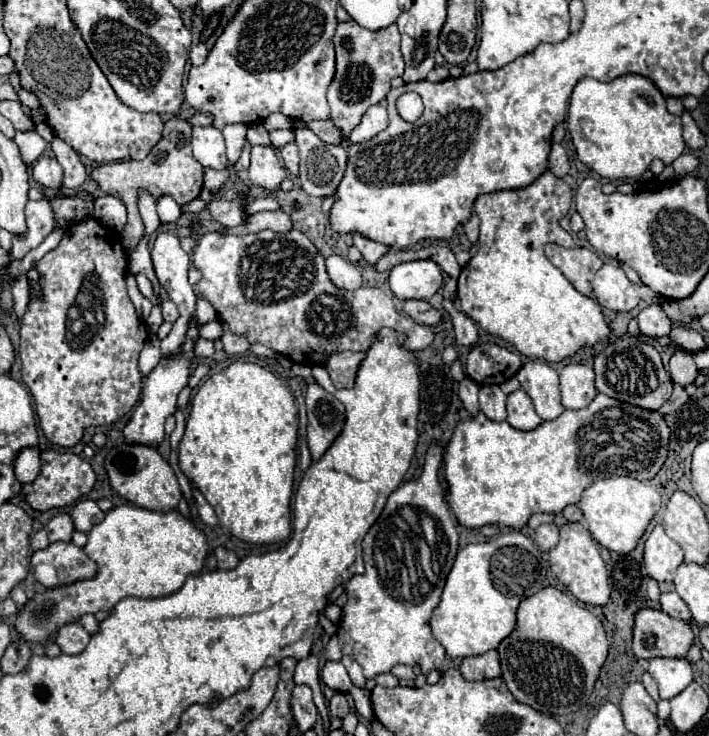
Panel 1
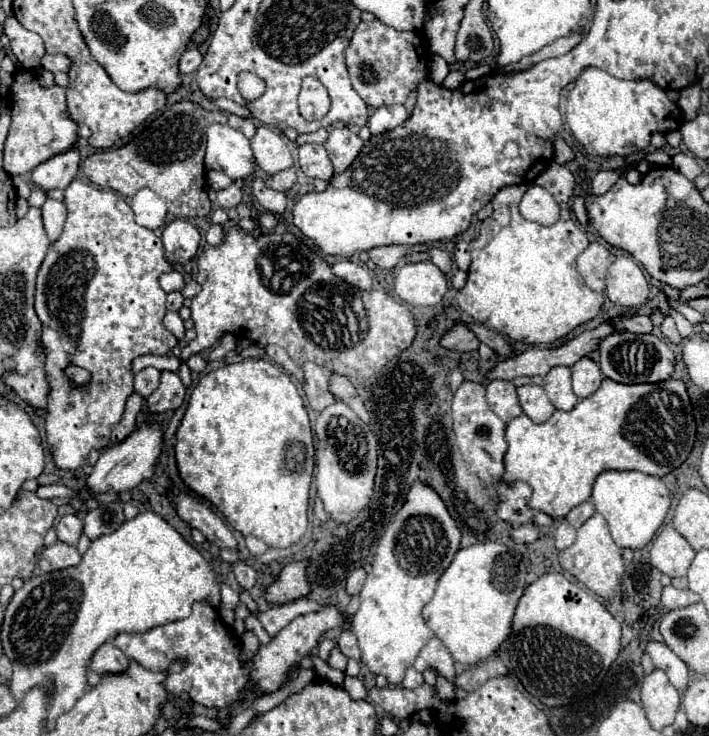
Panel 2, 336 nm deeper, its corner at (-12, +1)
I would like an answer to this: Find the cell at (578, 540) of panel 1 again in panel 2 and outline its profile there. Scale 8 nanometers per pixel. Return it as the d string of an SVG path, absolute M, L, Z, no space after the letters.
M594 514L592 518L588 518L578 528L576 542L570 548L558 552L558 560L560 560L560 566L564 570L568 570L572 576L576 576L586 588L590 588L598 596L610 598L610 596L616 596L620 592L620 580L624 576L624 564L622 564L620 548L614 544L604 516Z

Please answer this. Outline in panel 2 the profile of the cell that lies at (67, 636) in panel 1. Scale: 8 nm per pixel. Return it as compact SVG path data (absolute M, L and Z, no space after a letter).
M106 642L102 644L94 656L92 656L92 662L90 662L90 668L98 674L98 676L104 676L104 674L120 674L128 668L128 658L112 644L112 642Z

